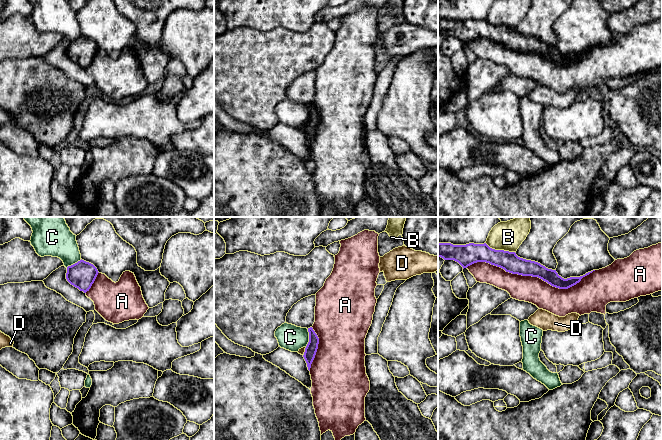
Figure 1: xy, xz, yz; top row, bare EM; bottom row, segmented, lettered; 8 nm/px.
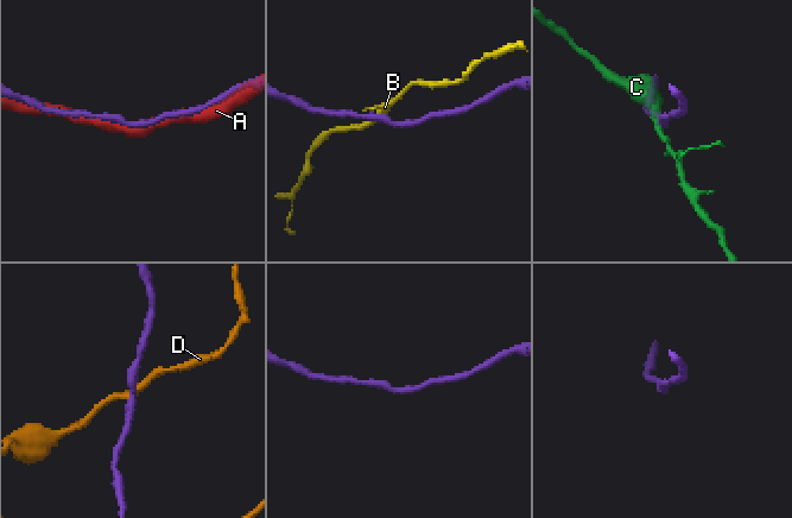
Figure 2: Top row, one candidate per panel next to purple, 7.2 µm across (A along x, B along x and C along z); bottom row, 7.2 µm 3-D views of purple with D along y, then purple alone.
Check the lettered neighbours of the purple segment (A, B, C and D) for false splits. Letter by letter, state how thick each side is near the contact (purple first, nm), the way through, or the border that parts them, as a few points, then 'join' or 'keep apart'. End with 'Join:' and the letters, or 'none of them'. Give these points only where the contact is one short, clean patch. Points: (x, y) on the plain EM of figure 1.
A: 160/220 nm | join
B: 170/220 nm | keep apart
C: 100/200 nm | along xz (308, 105), (308, 119), (305, 122) | keep apart
D: 100/50 nm | along xz (306, 123), (303, 131) | keep apart
Join: A

